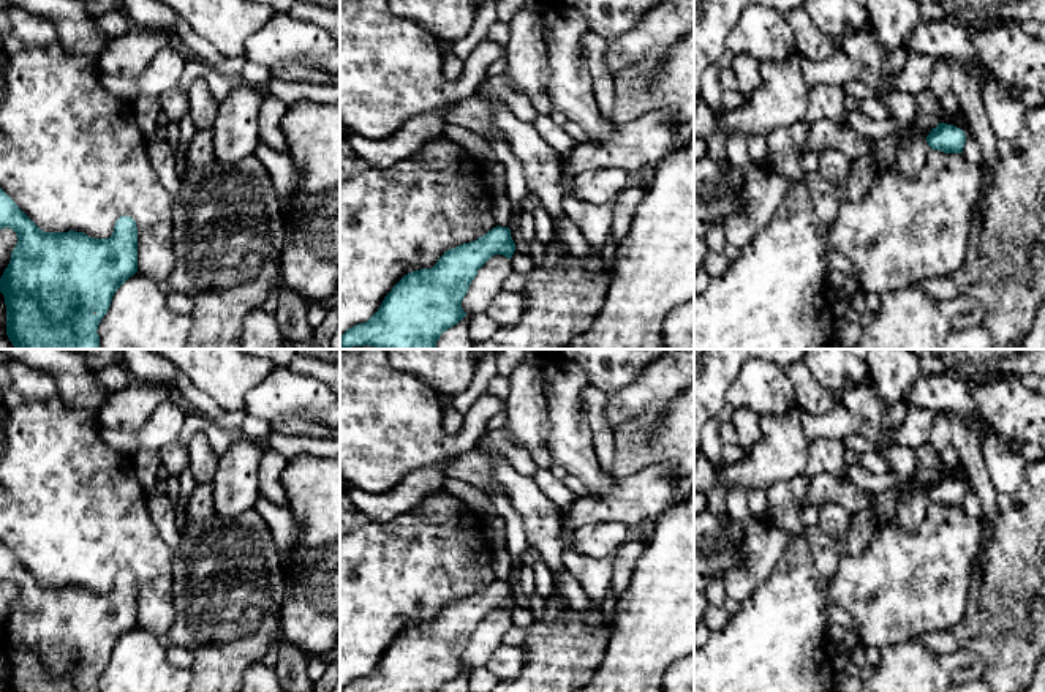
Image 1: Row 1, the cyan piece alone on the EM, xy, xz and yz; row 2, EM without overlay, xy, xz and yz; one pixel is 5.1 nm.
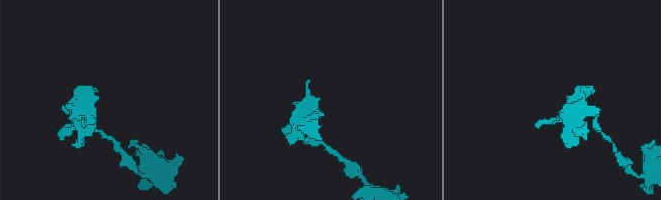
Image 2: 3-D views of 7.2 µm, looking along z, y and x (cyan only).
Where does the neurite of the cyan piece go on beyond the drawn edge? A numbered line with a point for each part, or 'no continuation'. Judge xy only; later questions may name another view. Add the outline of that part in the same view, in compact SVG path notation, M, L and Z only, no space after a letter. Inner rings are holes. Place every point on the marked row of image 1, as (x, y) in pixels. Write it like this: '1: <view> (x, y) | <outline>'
no continuation

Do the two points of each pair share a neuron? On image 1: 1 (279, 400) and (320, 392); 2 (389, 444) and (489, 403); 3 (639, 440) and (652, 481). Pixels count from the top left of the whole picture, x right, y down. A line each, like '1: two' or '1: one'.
1: one
2: one
3: two

